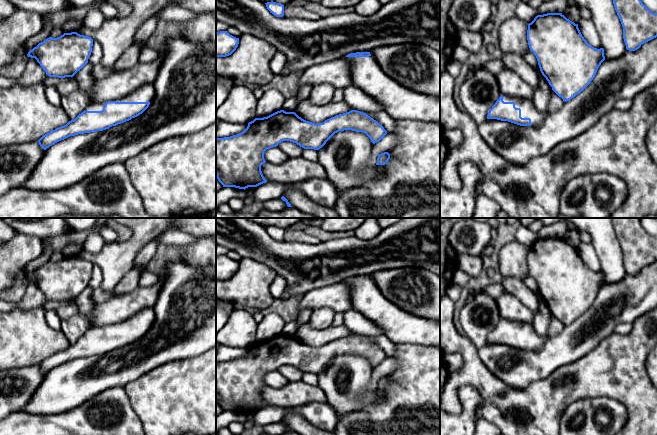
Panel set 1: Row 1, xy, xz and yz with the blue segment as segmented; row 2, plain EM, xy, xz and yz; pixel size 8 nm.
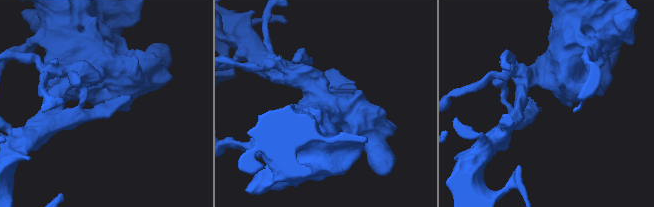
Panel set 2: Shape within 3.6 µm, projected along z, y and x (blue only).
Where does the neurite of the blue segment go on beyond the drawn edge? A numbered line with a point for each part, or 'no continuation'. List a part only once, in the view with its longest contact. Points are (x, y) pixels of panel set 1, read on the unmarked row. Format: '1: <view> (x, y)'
1: yz (528, 334)

